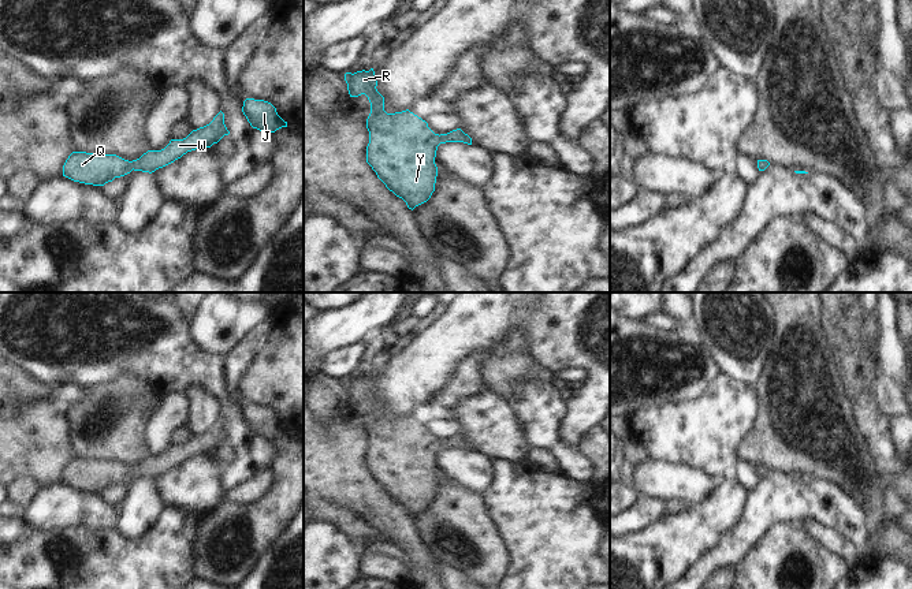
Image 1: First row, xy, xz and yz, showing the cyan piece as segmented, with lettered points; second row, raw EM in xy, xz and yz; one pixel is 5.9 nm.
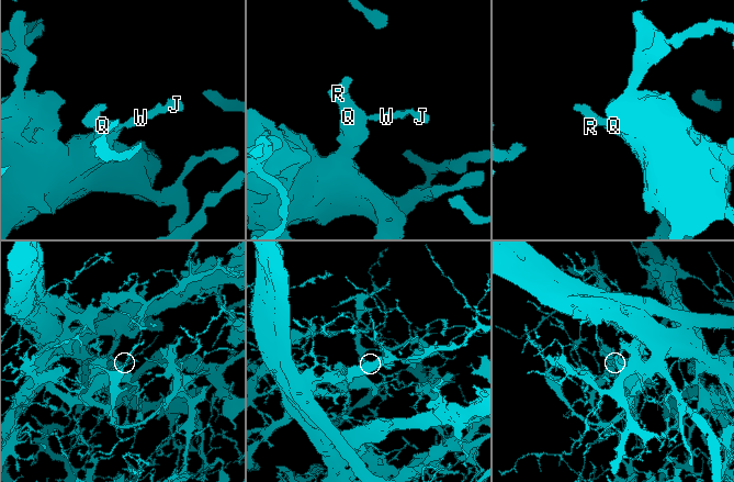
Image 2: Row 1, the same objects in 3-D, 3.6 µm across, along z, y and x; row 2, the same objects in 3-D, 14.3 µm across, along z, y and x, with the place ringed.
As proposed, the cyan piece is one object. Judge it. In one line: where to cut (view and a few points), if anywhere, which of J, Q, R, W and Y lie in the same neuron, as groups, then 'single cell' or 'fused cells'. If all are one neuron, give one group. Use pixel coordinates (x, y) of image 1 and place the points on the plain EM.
no cut; J Q R W Y; single cell

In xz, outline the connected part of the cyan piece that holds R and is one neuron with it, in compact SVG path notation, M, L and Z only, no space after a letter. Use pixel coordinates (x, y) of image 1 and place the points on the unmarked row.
M373 374L346 379L345 387L350 403L365 400L371 409L366 425L366 469L386 493L413 517L427 508L435 497L438 452L446 448L472 451L472 444L461 435L435 440L425 426L409 415L387 420L384 403L376 395Z

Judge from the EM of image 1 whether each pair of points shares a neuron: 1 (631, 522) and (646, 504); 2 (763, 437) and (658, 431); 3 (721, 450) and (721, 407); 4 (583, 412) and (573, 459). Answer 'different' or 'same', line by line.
1: same
2: different
3: same
4: different

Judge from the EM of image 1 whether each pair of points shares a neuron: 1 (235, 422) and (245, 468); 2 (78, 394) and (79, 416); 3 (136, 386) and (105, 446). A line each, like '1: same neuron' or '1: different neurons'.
1: same neuron
2: different neurons
3: same neuron

